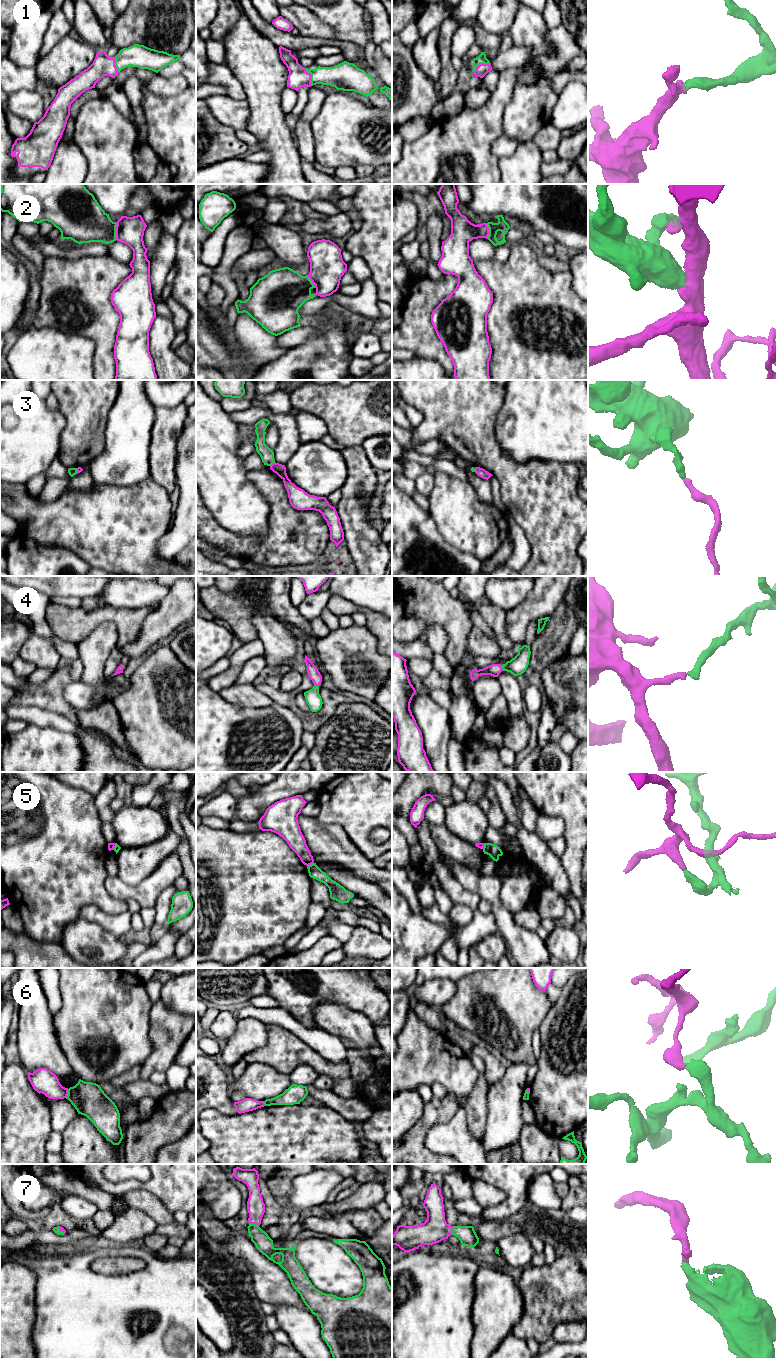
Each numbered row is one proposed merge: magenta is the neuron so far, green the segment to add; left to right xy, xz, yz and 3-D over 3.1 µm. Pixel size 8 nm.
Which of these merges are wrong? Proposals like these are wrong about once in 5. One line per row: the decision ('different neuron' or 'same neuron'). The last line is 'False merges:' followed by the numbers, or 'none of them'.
1: same neuron
2: same neuron
3: different neuron
4: same neuron
5: different neuron
6: different neuron
7: same neuron
False merges: 3, 5, 6

